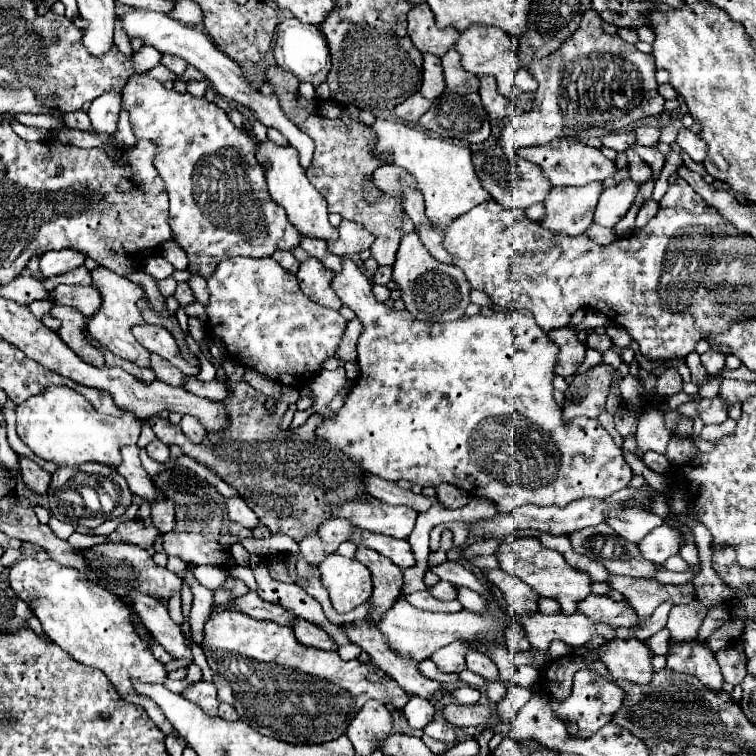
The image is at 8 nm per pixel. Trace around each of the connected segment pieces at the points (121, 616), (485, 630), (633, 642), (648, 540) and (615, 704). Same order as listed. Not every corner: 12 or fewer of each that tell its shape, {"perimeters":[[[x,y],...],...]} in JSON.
{"perimeters":[[[32,556],[10,568],[54,644],[102,670],[120,698],[160,708],[132,678],[168,674],[128,606],[76,568]],[[398,600],[378,622],[398,656],[416,662],[454,640],[498,642],[502,616],[434,614]],[[638,638],[598,648],[614,680],[650,684],[652,650]],[[662,524],[638,548],[646,560],[664,564],[678,554],[682,534]],[[578,670],[568,698],[554,716],[590,738],[624,704],[624,690]]]}

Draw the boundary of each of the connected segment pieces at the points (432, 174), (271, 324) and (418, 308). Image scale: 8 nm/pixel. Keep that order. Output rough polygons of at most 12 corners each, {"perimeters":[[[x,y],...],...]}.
{"perimeters":[[[374,120],[374,156],[414,176],[446,226],[490,198],[468,146]],[[272,258],[206,278],[212,338],[230,358],[304,388],[346,318]],[[416,230],[402,238],[392,278],[406,310],[458,320],[470,284],[434,260]]]}

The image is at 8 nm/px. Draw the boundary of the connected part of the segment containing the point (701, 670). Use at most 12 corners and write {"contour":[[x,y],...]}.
{"contour":[[702,642],[672,644],[670,670],[722,692],[718,662]]}

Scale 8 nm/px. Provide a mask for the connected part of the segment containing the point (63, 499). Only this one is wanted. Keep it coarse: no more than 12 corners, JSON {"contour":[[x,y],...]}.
{"contour":[[90,462],[58,466],[50,512],[96,528],[132,504],[126,480]]}

